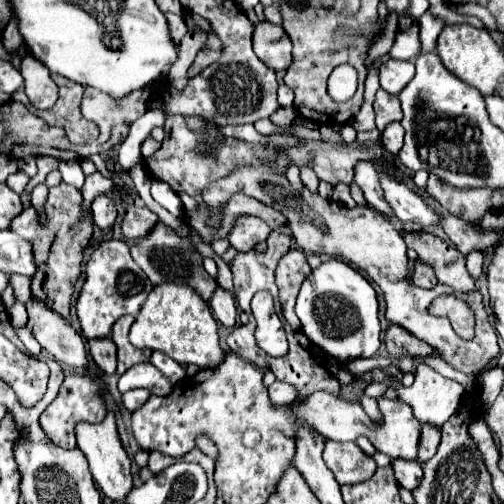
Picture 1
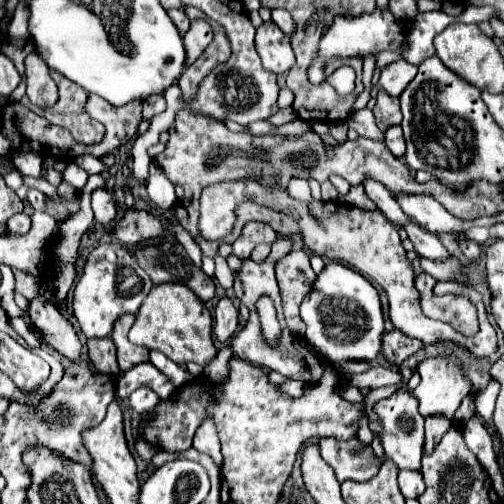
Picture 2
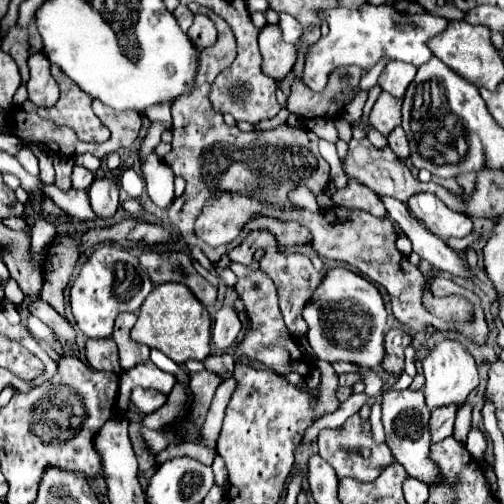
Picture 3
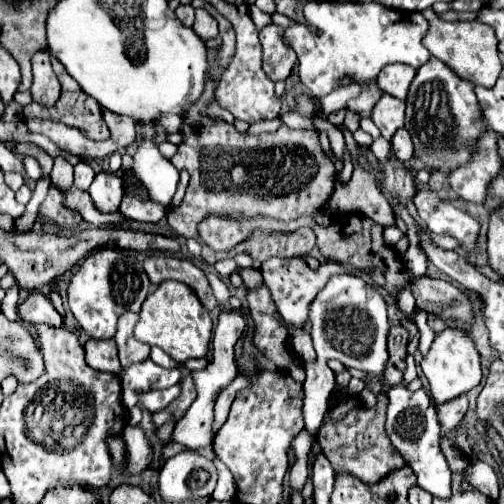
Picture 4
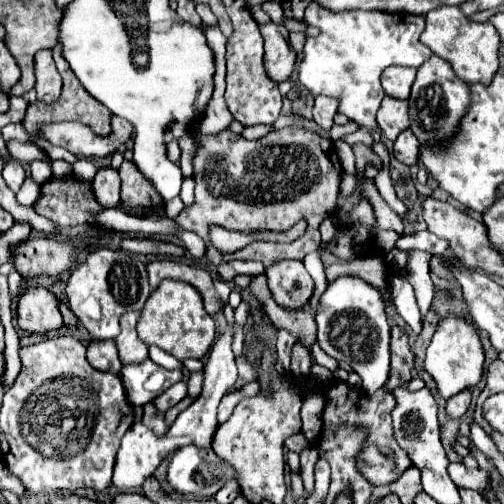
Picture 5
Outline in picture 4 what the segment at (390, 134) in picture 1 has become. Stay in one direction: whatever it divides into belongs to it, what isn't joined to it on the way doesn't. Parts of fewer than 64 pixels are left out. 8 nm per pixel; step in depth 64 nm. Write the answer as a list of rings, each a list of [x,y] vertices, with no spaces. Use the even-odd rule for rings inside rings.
[[[400,128],[394,138],[392,138],[392,152],[394,156],[400,160],[400,162],[410,162],[412,156],[414,156],[414,144],[408,136],[408,130],[406,128]]]

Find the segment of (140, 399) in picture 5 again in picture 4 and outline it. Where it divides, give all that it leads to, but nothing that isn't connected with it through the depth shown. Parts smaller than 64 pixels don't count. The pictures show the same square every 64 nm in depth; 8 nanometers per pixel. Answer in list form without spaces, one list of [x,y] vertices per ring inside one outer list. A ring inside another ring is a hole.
[[[144,360],[140,364],[122,368],[120,382],[122,382],[122,400],[126,408],[134,408],[138,404],[138,394],[148,390],[164,390],[180,381],[179,368],[160,368],[152,360]]]

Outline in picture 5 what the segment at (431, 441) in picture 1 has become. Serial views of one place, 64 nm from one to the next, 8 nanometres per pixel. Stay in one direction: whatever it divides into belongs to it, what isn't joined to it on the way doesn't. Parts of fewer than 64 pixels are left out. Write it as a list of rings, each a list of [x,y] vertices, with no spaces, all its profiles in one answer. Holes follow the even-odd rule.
[[[472,390],[458,392],[456,396],[452,396],[452,398],[448,400],[448,406],[446,406],[448,414],[450,414],[452,418],[458,418],[458,416],[462,416],[462,414],[468,410],[468,406],[470,406],[470,400],[472,400]]]

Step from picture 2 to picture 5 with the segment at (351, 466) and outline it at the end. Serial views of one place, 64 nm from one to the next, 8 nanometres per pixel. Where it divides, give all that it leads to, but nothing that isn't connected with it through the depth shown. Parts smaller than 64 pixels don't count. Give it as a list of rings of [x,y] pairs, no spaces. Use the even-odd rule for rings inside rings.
[[[324,388],[324,424],[328,426],[338,426],[338,424],[350,424],[350,426],[360,426],[366,429],[367,437],[363,449],[358,457],[358,469],[362,474],[366,474],[366,480],[372,484],[390,484],[402,476],[404,470],[412,466],[412,460],[408,460],[408,454],[396,444],[394,432],[392,432],[392,408],[396,406],[396,398],[392,392],[380,388],[374,394],[366,394],[360,388],[356,390],[334,390],[334,388]]]

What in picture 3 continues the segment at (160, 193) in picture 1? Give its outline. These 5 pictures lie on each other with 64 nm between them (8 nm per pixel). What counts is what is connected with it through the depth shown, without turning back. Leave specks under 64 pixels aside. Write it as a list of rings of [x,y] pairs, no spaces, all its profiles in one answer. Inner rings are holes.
[[[150,152],[140,164],[140,172],[144,176],[150,200],[160,208],[168,208],[174,202],[172,168],[168,168],[168,164],[164,164],[164,160],[158,154]]]

